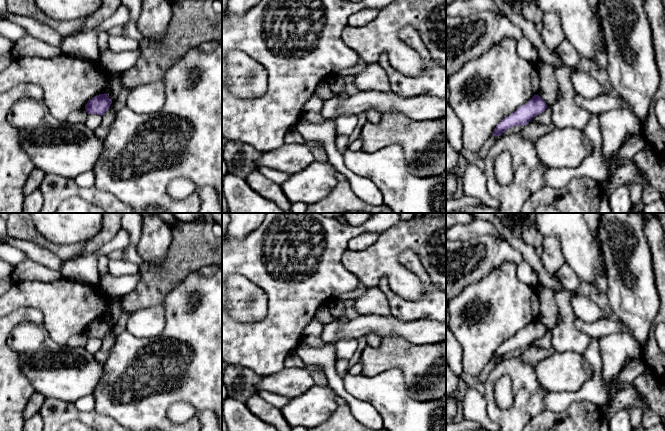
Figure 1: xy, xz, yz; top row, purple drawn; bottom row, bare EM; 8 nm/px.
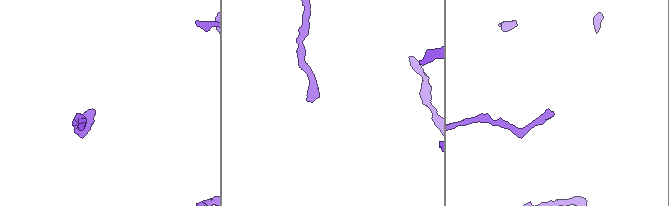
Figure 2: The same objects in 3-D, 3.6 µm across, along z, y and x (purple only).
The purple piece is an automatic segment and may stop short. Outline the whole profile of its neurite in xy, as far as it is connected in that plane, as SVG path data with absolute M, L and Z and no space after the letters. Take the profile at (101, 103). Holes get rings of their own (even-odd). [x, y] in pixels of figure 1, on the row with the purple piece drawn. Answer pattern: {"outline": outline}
{"outline": "M99 94L92 98L85 105L85 109L88 114L98 114L103 116L104 113L110 108L112 100L107 96L107 94Z"}

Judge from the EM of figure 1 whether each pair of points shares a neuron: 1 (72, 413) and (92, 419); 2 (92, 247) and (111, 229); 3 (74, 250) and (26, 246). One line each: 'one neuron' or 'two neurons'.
1: one neuron
2: one neuron
3: two neurons

